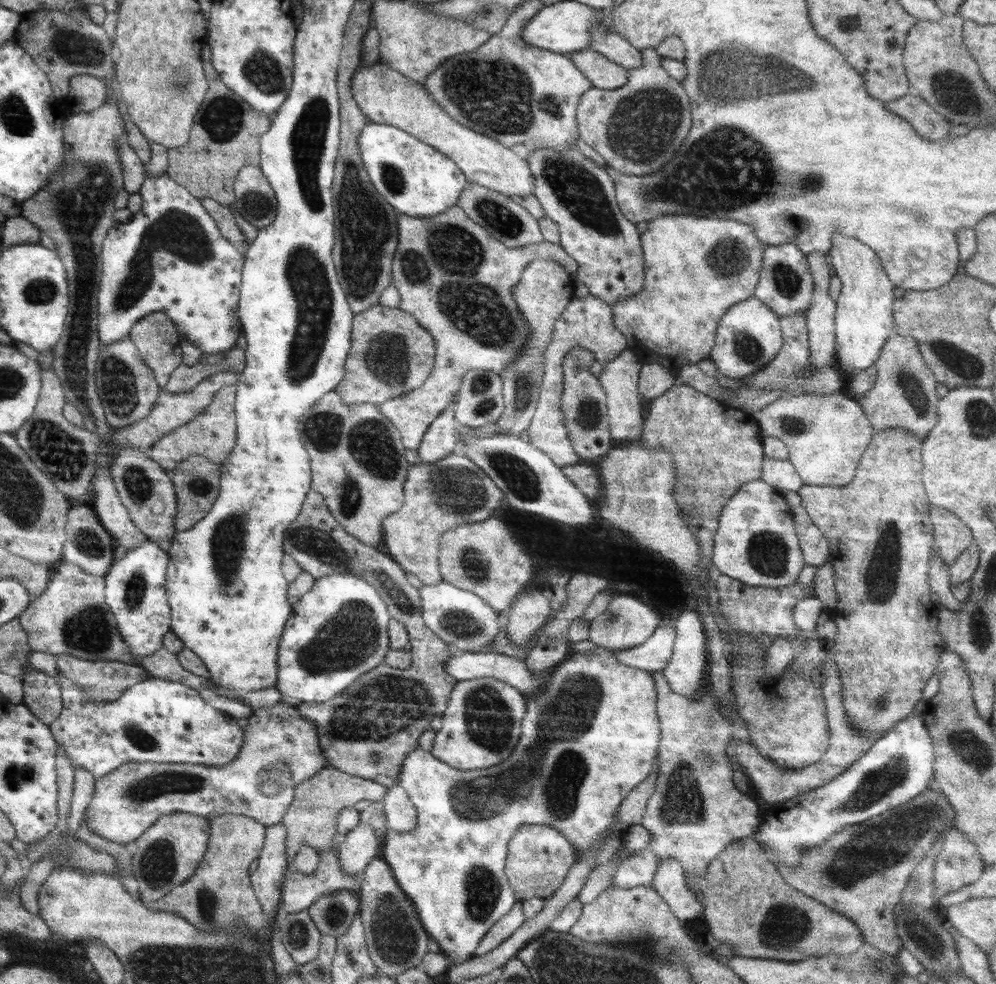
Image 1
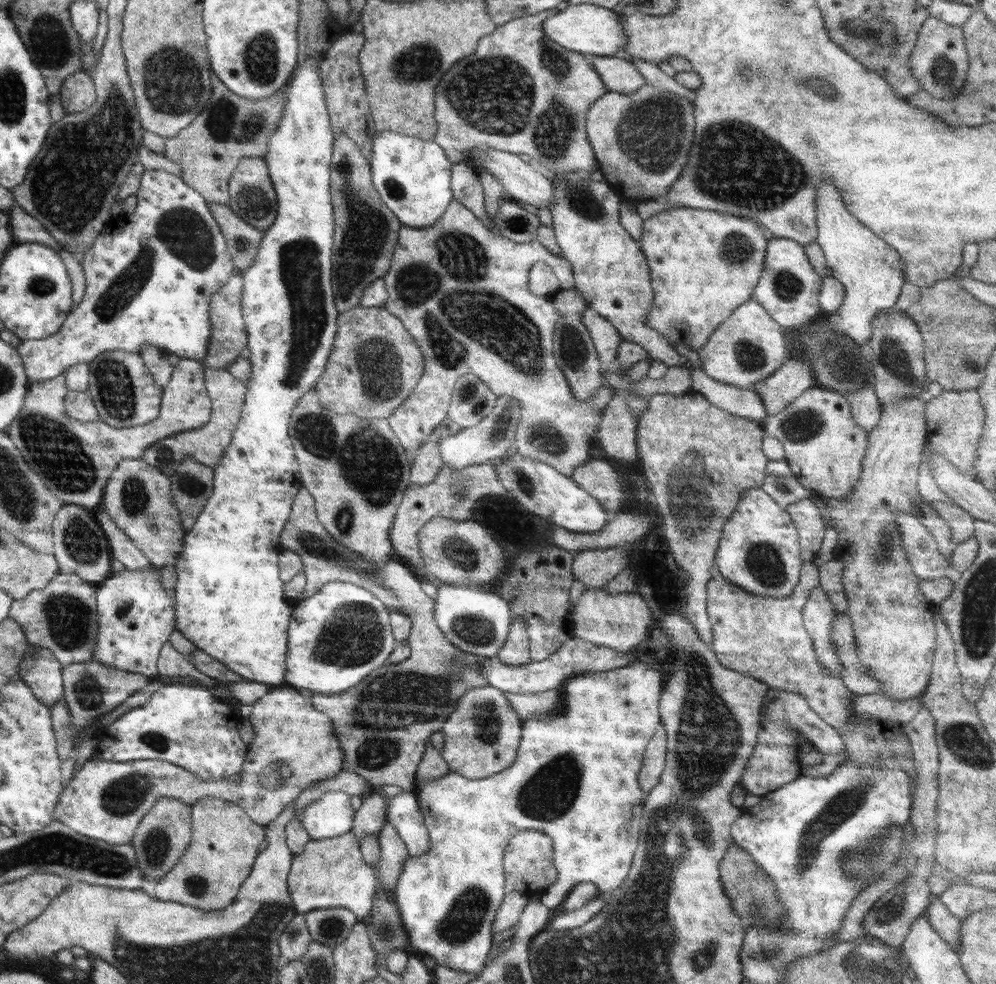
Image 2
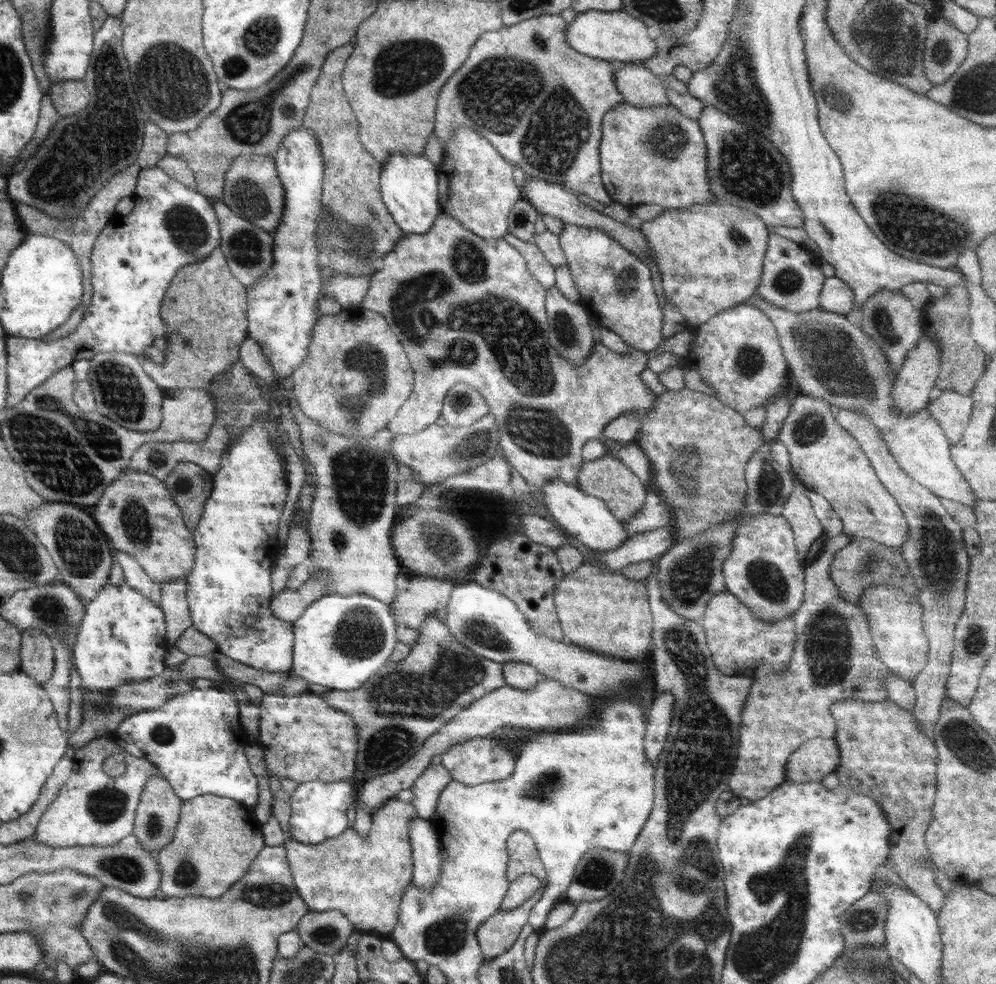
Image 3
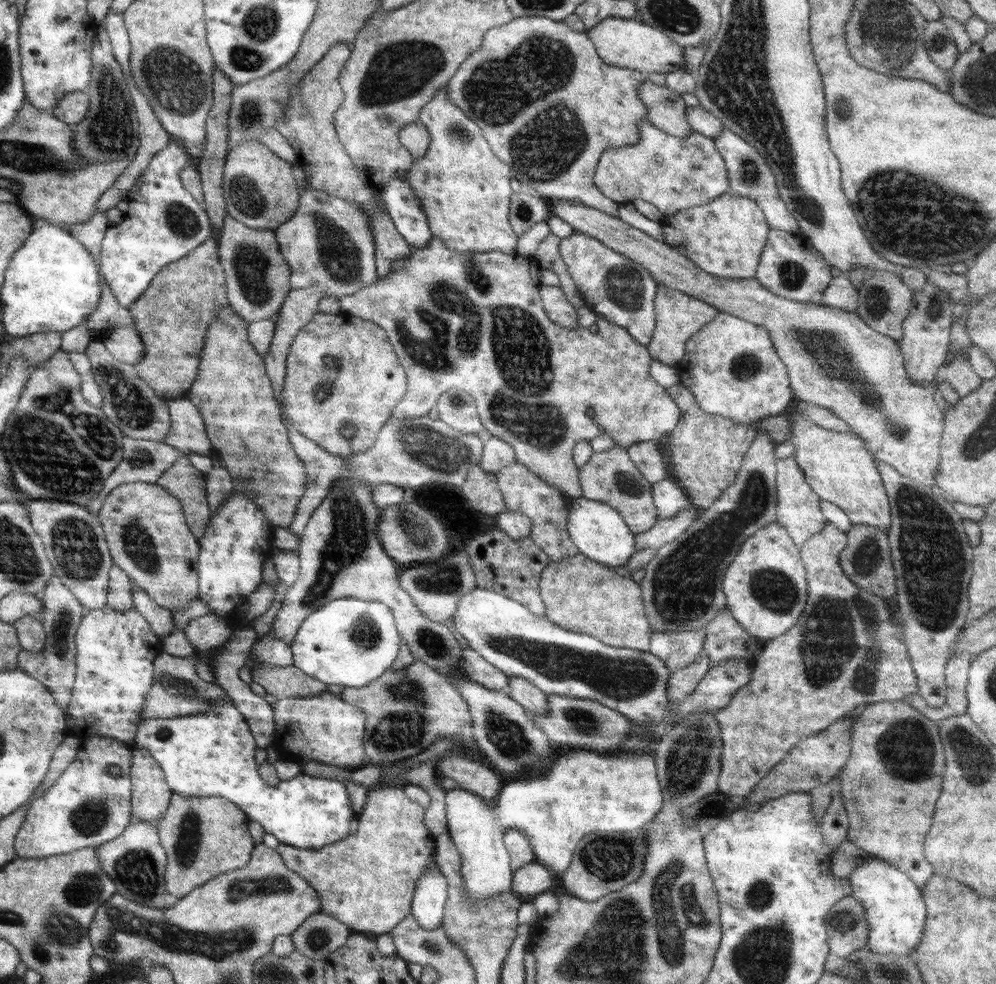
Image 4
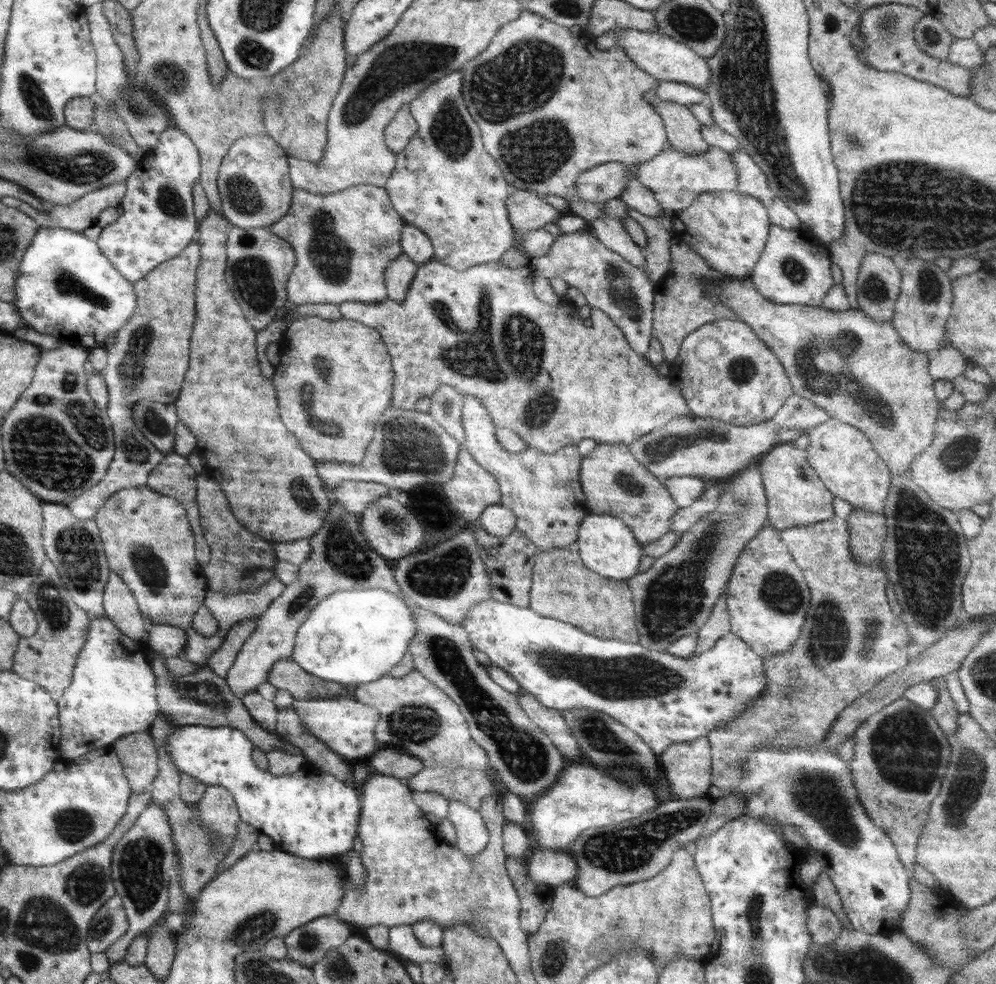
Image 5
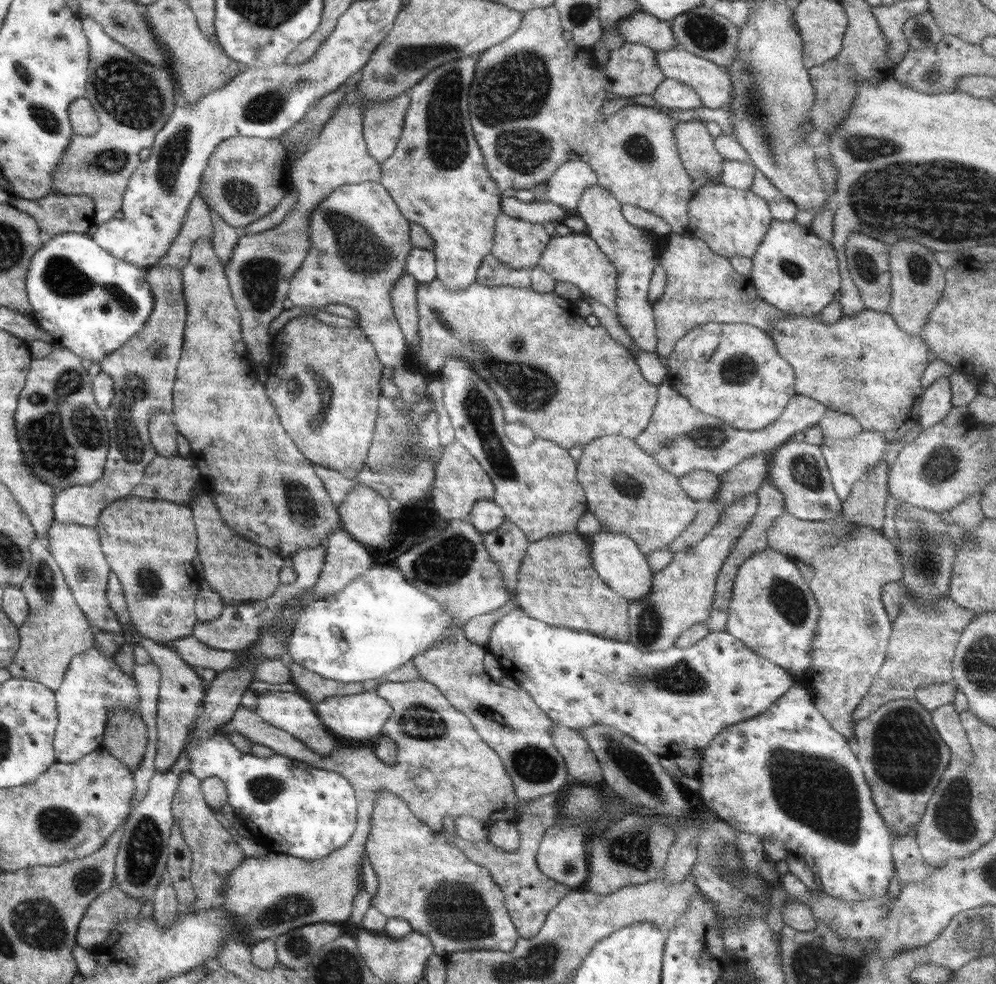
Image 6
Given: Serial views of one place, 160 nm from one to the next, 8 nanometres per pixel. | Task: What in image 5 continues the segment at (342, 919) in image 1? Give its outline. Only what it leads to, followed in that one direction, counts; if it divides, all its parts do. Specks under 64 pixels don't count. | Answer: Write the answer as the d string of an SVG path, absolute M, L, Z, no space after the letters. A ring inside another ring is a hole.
M323 916L290 931L284 938L287 957L307 967L322 960L324 955L346 942L350 926L335 916Z

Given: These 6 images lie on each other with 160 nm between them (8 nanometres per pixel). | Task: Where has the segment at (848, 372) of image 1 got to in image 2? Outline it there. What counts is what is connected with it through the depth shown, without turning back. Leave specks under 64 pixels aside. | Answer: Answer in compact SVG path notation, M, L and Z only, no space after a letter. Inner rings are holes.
M824 182L820 184L816 202L816 243L822 248L827 268L845 288L842 304L835 310L838 320L832 324L834 330L849 336L856 344L867 344L871 337L874 317L881 310L895 308L901 288L906 282L903 276L903 261L896 250L878 238L874 232L856 220L842 204L838 190Z

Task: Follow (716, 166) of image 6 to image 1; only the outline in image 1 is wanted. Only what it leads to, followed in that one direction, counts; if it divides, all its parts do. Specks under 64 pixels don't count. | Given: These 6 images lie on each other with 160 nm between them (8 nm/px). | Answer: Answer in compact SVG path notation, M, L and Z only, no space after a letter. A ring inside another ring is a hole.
M590 48L567 53L574 66L600 89L617 89L626 84L627 69Z

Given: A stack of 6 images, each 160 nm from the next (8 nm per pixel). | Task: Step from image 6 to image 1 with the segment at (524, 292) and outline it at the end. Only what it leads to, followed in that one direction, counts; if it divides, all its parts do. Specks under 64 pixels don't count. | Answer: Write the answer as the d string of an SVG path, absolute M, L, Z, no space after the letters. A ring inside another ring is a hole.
M457 204L429 217L414 218L398 212L397 223L398 250L392 263L391 284L400 293L399 308L410 313L434 337L436 354L433 369L422 386L404 396L384 401L377 408L399 430L405 448L417 450L430 423L455 400L463 376L469 370L487 370L500 374L527 345L531 335L529 326L518 314L513 297L513 286L518 284L526 265L532 260L558 262L575 282L577 263L560 246L546 240L520 248L506 247L470 220ZM589 294L584 298L570 301L554 323L553 336L543 354L543 379L538 393L535 415L526 431L529 433L529 443L547 454L559 467L582 462L571 447L568 431L564 424L561 405L563 396L563 360L569 348L583 346L594 353L594 358L601 365L613 360L627 348L625 336L616 328L612 311L601 298Z

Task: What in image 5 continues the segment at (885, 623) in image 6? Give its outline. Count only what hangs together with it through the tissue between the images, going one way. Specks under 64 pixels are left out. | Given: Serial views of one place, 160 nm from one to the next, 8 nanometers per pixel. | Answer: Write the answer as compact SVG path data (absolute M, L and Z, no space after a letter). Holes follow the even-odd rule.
M836 515L812 526L797 526L778 532L794 562L802 569L811 593L811 606L798 642L794 641L791 649L782 656L763 658L767 683L762 694L736 718L730 719L724 728L710 730L706 736L712 757L711 784L723 792L733 790L743 780L743 764L749 752L765 743L781 750L789 746L818 745L828 736L834 721L846 706L870 692L877 682L904 669L908 662L909 635L901 618L890 610L885 591L889 574L883 554L873 564L855 560L851 554L848 523Z

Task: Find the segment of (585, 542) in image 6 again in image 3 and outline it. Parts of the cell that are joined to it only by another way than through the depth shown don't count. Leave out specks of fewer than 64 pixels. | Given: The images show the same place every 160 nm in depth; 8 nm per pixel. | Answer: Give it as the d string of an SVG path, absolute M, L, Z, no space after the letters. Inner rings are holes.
M584 562L580 568L565 574L554 592L554 608L564 636L572 643L591 648L624 660L638 660L651 650L653 619L648 604L645 581L626 578L621 572L599 568L594 563Z

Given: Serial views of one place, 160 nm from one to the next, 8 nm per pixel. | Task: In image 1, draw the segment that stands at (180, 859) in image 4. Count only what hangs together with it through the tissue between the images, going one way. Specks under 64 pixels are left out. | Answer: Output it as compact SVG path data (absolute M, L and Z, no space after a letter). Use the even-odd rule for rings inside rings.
M228 812L215 814L208 820L209 844L194 875L164 898L148 904L148 907L151 910L165 910L177 914L200 930L233 928L235 924L243 922L253 932L265 934L265 916L261 902L258 902L254 894L249 868L264 846L266 826L255 818Z

